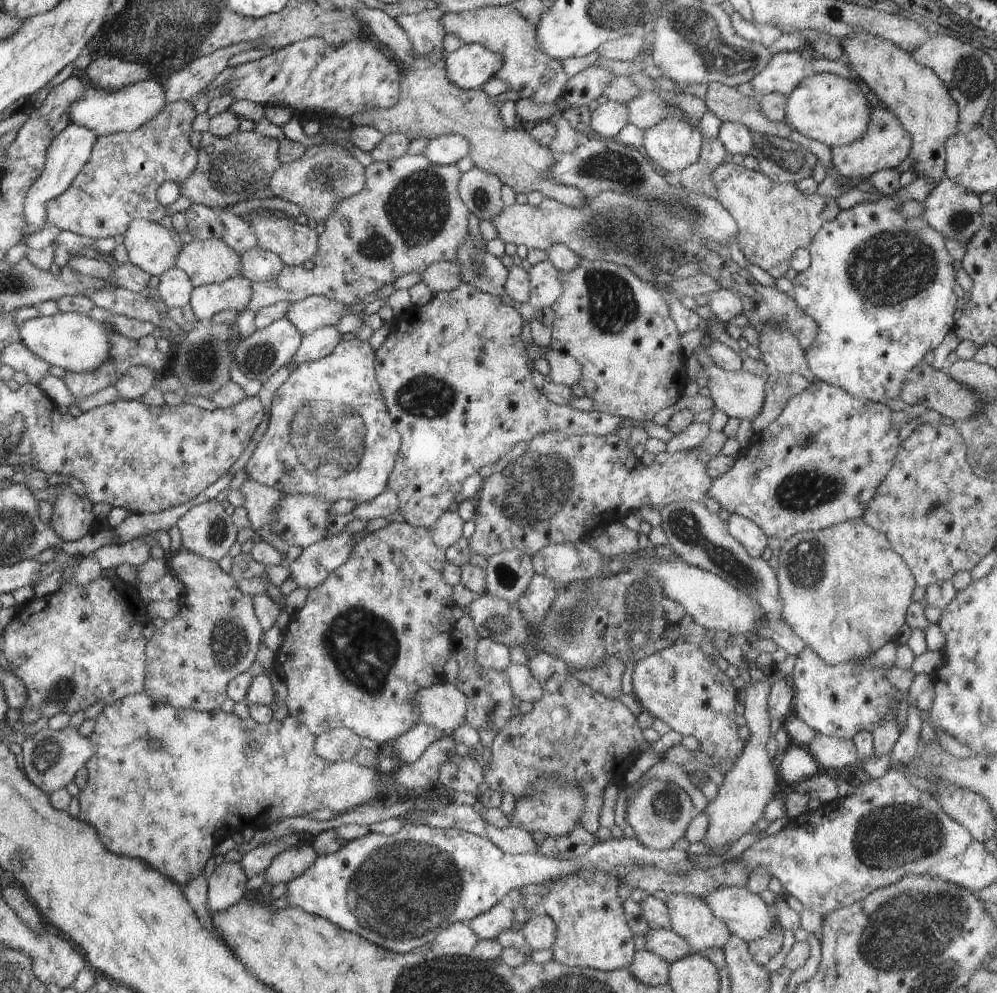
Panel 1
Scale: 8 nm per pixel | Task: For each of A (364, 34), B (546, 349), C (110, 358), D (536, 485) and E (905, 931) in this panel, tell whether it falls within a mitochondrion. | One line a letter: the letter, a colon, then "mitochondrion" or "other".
A: other
B: other
C: other
D: mitochondrion
E: mitochondrion

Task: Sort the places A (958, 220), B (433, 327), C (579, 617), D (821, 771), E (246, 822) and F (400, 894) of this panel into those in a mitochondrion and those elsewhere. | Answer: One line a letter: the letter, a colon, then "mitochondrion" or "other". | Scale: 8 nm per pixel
A: mitochondrion
B: other
C: mitochondrion
D: other
E: other
F: mitochondrion

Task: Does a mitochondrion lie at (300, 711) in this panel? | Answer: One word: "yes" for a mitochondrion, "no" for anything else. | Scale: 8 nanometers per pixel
no

